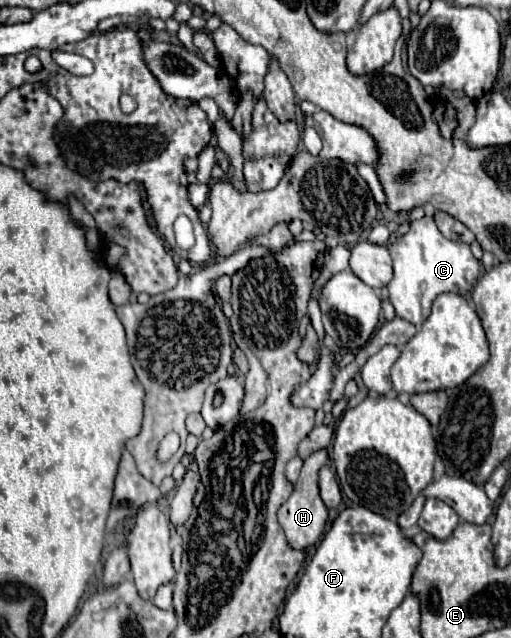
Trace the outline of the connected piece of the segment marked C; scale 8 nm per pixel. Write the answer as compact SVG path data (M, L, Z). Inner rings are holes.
M423 216L421 220L413 220L409 232L401 236L395 244L389 244L389 252L393 258L393 280L387 284L389 300L395 306L399 318L409 320L417 328L431 314L431 300L441 292L453 294L469 294L479 278L481 264L473 258L471 248L463 242L451 242L441 236L433 218Z

